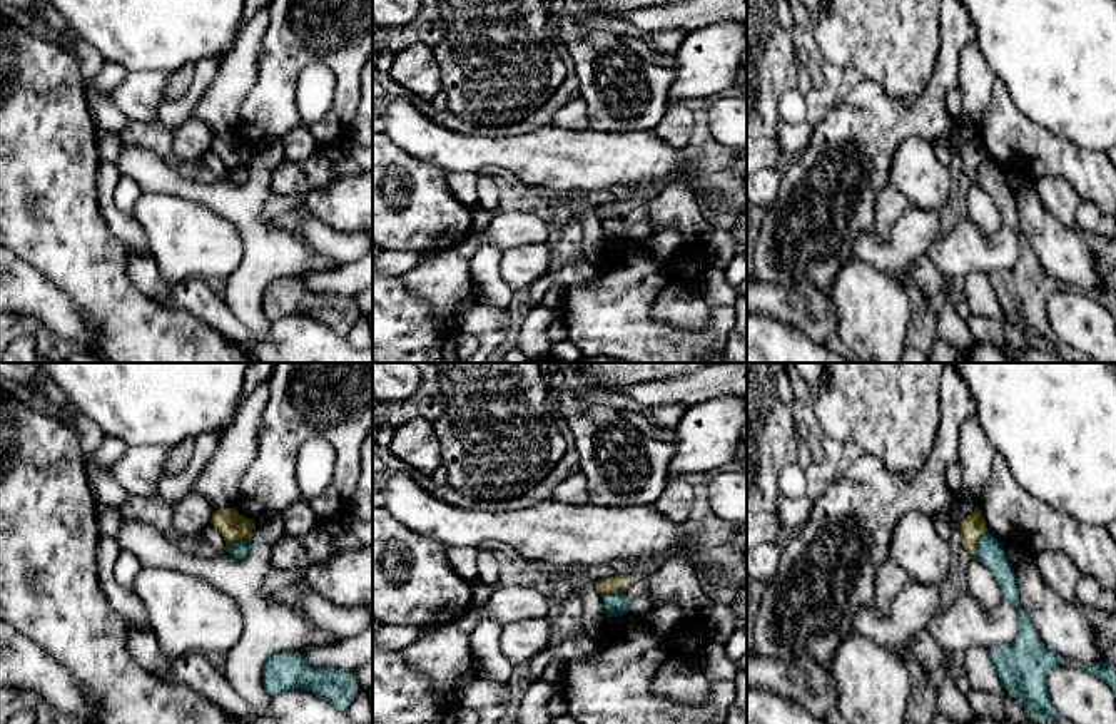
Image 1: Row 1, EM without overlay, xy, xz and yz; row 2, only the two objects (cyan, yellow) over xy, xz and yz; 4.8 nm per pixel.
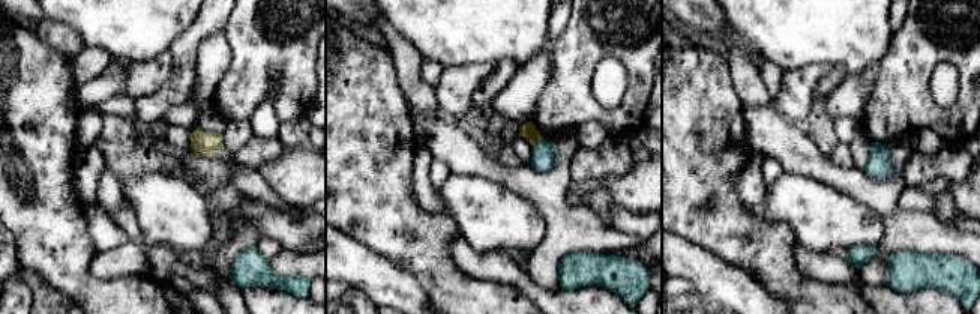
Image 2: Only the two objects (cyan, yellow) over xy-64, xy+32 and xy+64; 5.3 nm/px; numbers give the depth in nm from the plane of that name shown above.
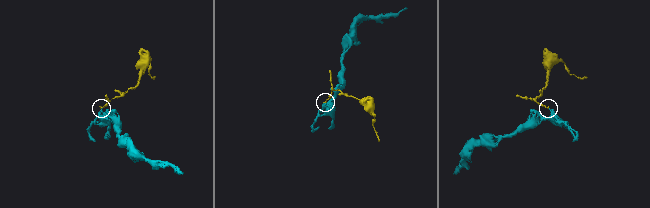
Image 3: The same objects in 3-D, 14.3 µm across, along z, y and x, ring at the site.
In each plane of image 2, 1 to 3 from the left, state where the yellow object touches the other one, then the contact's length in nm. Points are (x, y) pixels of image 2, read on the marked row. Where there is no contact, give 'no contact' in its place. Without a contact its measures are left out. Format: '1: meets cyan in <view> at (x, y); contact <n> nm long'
1: no contact
2: meets cyan in xy+32 at (539, 141); contact 80 nm long
3: no contact

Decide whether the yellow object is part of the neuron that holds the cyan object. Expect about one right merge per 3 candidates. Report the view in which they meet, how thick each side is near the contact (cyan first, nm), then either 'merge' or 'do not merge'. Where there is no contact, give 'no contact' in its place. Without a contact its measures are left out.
xy | 90/140 nm | do not merge

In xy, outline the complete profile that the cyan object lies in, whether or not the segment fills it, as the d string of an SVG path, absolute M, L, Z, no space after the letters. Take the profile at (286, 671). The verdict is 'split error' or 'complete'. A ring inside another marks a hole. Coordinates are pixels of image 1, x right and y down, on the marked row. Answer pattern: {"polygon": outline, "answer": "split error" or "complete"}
{"polygon": "M301 652L272 655L262 667L262 686L269 696L291 689L309 691L341 712L347 711L359 691L353 672L311 665Z", "answer": "complete"}

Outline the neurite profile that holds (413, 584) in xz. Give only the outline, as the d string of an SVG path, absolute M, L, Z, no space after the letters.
M373 507L373 619L398 627L454 625L469 609L473 582L459 577L439 540Z

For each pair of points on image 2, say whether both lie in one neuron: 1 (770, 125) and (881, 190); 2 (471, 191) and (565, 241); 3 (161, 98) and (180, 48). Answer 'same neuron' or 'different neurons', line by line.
1: same neuron
2: different neurons
3: same neuron

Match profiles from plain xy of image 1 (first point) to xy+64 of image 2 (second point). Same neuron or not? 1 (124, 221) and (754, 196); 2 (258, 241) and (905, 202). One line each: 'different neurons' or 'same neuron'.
1: same neuron
2: different neurons

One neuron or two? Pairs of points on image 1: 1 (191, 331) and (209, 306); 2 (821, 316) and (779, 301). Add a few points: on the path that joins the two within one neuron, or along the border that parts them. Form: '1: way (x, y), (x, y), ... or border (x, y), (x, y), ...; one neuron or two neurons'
1: border (162, 305), (196, 315), (233, 340); two neurons
2: way (811, 316), (794, 316), (789, 311); one neuron

